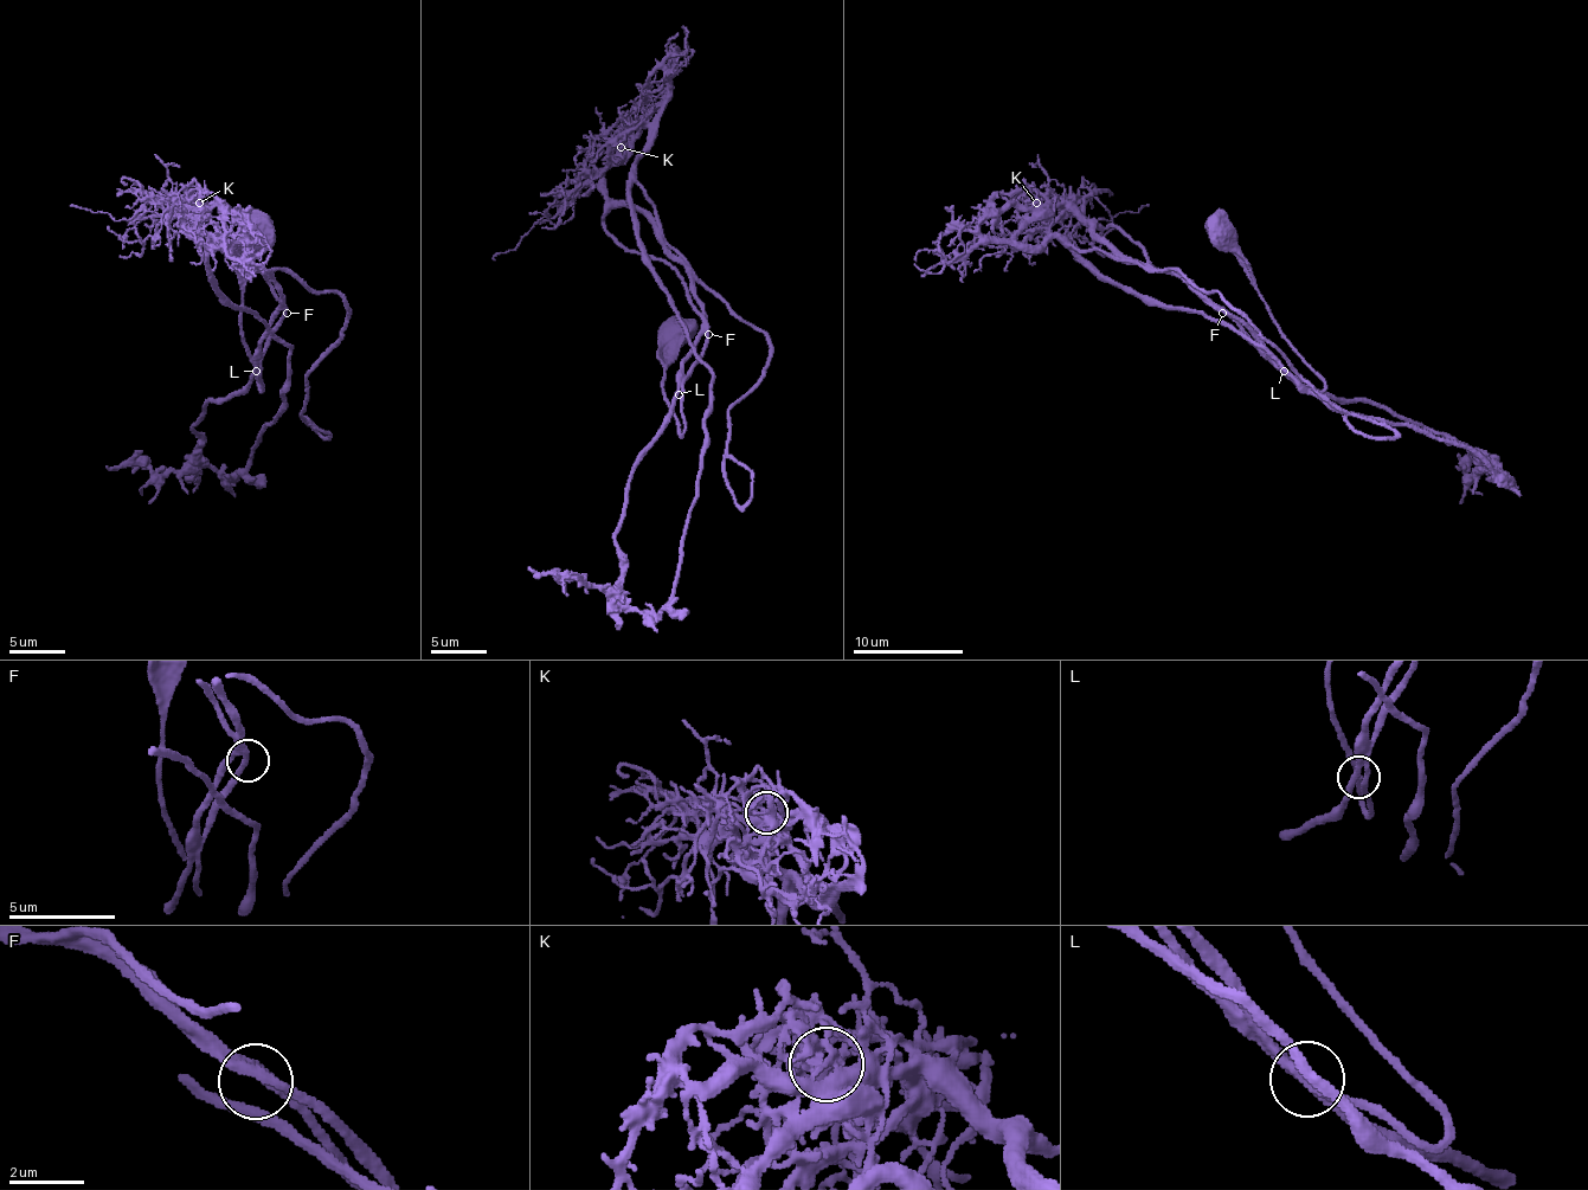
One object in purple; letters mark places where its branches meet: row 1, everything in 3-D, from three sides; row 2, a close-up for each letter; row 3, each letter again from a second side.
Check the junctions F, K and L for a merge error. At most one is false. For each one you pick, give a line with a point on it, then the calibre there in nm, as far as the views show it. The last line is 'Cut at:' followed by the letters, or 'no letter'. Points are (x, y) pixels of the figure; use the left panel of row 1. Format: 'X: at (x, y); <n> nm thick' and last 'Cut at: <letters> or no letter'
K: at (199, 203); 300 nm thick
Cut at: K

